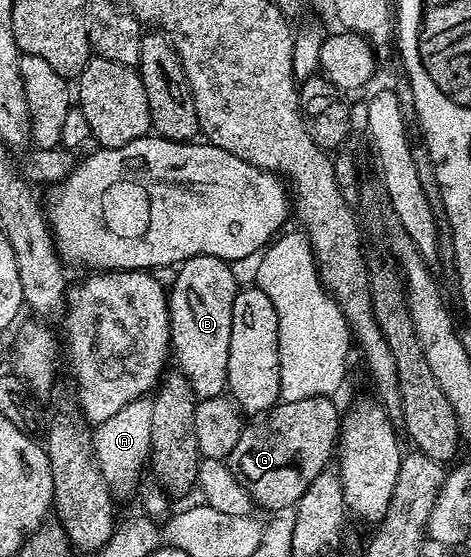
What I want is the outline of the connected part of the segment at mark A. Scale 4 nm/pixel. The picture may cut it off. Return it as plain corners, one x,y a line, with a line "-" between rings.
142,399
127,403
123,411
115,411
111,419
100,422
93,433
93,452
97,454
97,464
114,494
129,493
138,488
141,468
146,468
151,457
151,415
152,400

